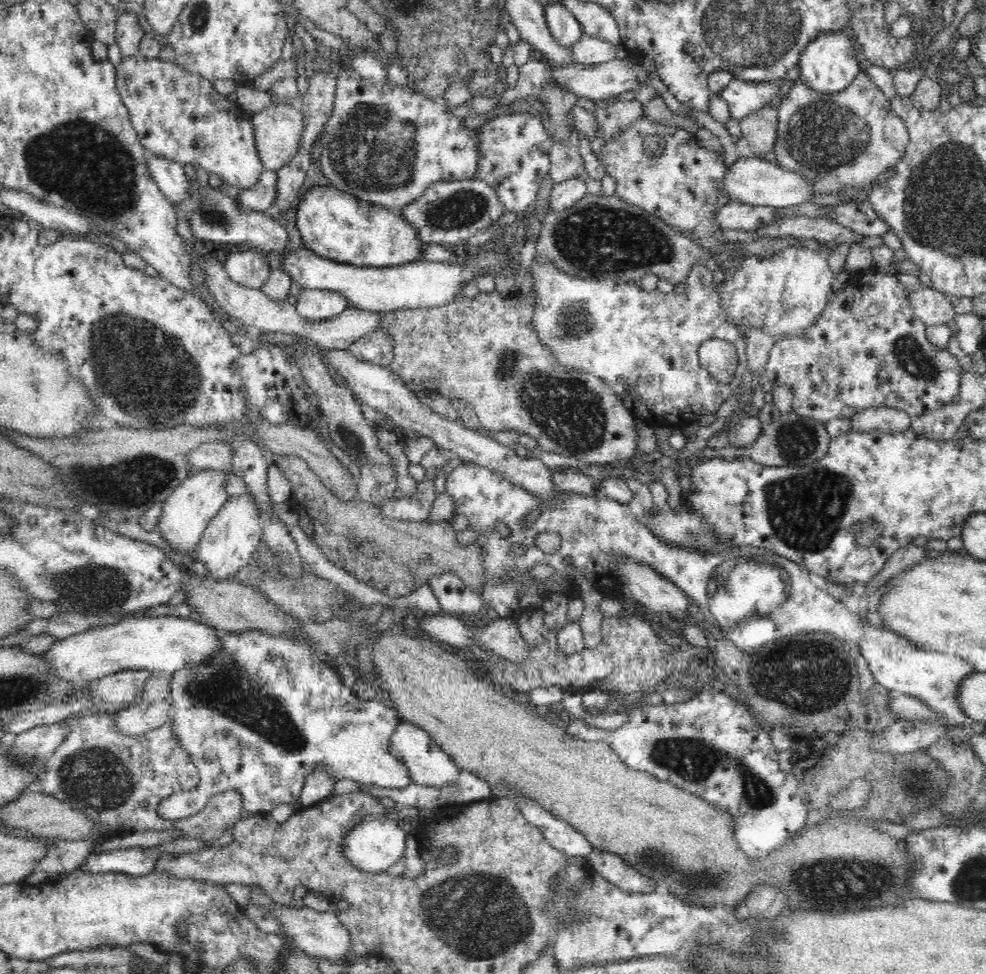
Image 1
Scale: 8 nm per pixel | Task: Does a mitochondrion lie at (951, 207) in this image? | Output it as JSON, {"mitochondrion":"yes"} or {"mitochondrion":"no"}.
{"mitochondrion":"yes"}

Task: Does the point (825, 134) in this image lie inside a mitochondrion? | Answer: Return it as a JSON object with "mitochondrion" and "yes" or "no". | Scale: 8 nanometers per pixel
{"mitochondrion":"yes"}

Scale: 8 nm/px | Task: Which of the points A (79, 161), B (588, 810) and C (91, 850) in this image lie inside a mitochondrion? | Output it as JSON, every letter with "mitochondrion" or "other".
{"A":"mitochondrion","B":"other","C":"other"}

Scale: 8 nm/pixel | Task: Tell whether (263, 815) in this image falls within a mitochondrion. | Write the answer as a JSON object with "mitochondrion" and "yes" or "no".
{"mitochondrion":"no"}

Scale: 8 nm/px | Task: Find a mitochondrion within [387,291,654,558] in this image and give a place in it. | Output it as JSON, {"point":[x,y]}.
{"point":[568,412]}

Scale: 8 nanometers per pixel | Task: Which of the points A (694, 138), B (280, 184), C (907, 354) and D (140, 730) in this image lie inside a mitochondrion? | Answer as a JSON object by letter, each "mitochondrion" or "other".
{"A":"other","B":"other","C":"mitochondrion","D":"other"}

